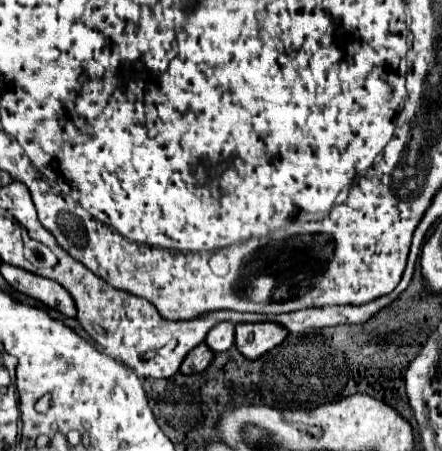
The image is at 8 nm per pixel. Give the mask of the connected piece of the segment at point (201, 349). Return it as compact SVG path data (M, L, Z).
M201 342L195 350L191 350L191 354L185 356L185 360L183 360L183 364L181 364L181 372L183 372L183 374L203 372L203 370L213 362L213 358L215 358L213 350L211 350L205 342Z

